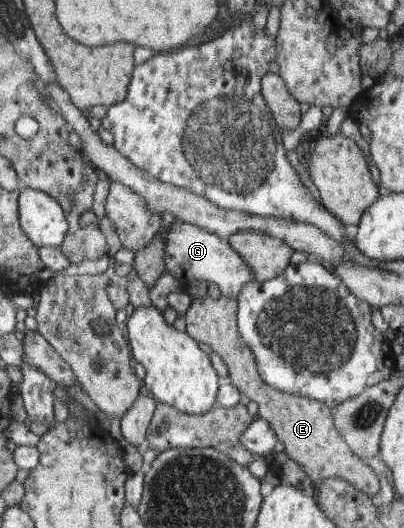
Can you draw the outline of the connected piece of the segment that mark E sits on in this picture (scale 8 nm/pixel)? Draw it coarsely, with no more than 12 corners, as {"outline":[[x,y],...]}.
{"outline":[[195,296],[186,331],[206,343],[259,405],[312,484],[339,477],[365,496],[377,477],[322,401],[260,374],[239,302]]}

